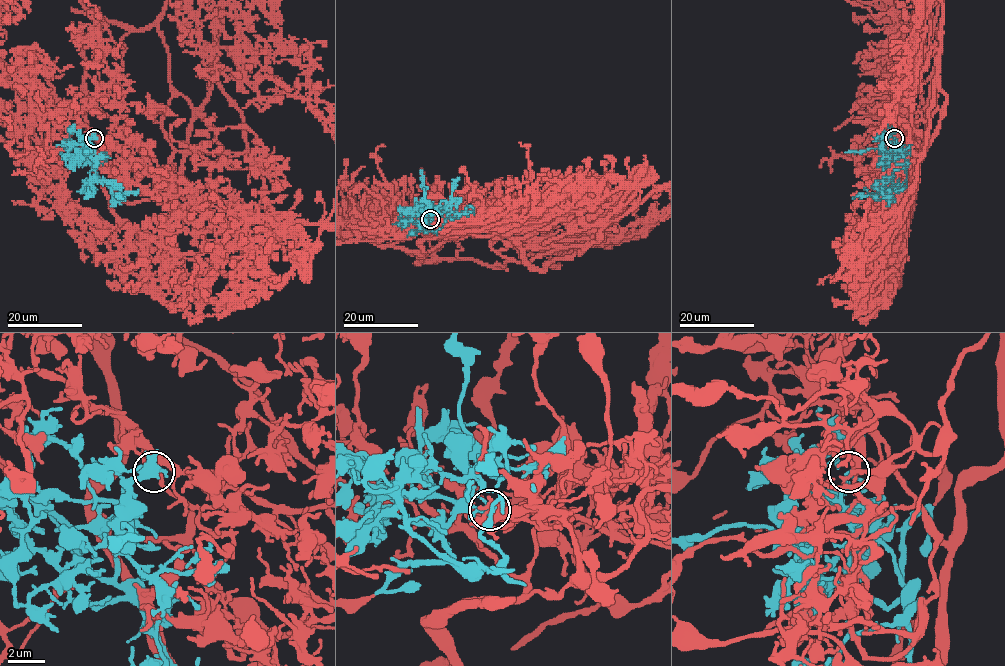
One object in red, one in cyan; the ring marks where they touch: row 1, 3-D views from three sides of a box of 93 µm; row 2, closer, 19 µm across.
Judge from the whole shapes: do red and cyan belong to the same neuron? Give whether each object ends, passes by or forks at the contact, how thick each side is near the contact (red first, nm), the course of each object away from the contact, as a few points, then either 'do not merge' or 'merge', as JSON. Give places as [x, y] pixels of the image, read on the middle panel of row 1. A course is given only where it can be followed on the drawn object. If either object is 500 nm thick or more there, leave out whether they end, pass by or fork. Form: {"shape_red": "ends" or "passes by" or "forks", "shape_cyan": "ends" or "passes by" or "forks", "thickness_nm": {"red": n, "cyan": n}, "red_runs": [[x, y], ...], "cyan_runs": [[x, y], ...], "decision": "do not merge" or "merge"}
{"shape_red": "forks", "shape_cyan": "ends", "thickness_nm": {"red": 110, "cyan": 140}, "cyan_runs": [[430, 219], [423, 218], [421, 226], [423, 230], [436, 231], [445, 222], [453, 182], [458, 177]], "decision": "merge"}

